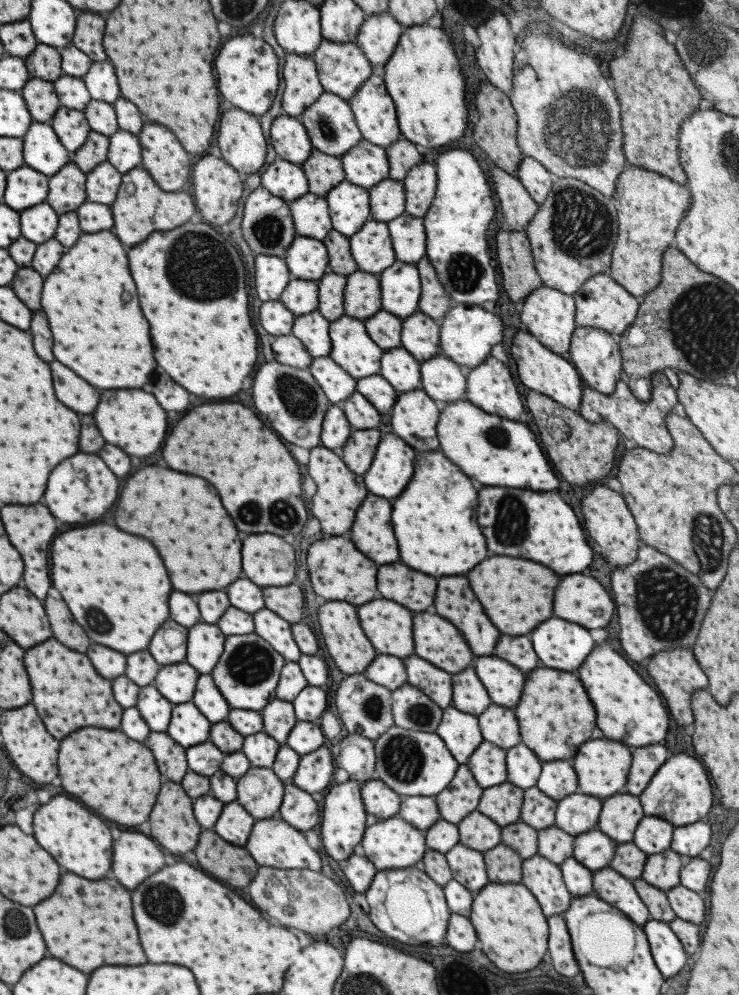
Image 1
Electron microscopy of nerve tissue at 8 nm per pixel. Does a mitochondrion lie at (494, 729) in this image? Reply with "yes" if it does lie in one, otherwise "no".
no

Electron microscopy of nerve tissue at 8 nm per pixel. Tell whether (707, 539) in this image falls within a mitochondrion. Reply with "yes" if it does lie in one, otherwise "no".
yes

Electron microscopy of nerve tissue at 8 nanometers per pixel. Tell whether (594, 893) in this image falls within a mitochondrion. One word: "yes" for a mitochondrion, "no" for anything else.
no

